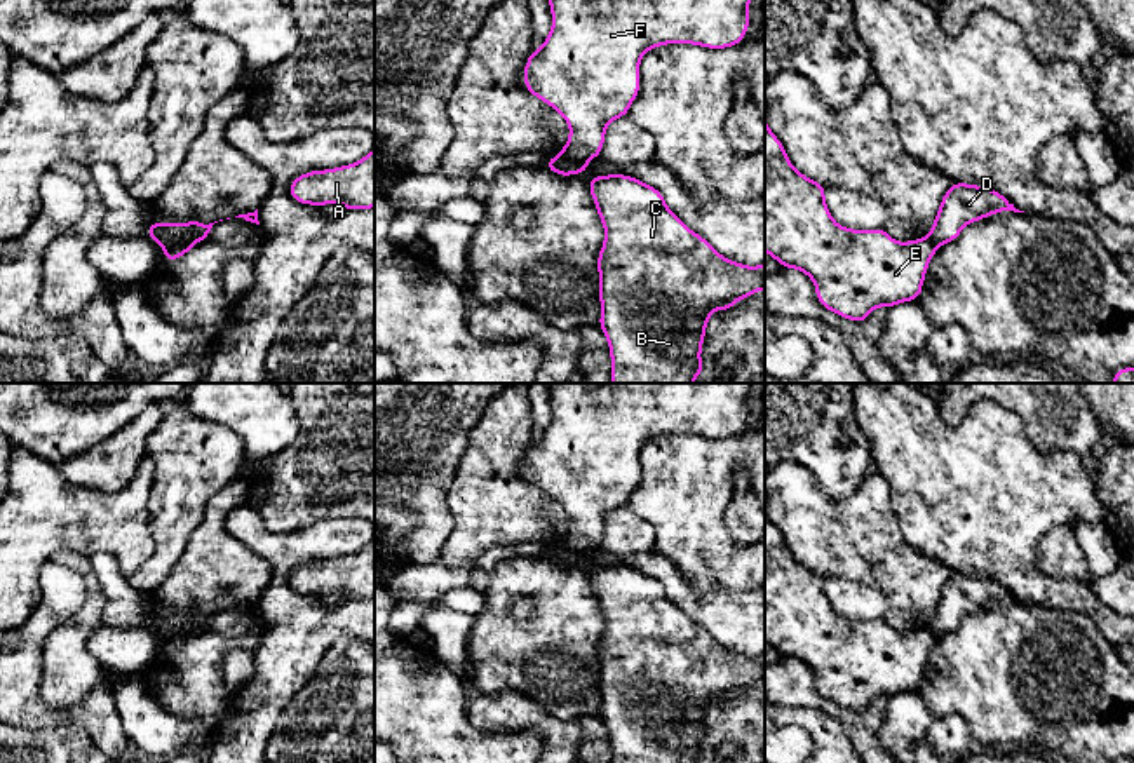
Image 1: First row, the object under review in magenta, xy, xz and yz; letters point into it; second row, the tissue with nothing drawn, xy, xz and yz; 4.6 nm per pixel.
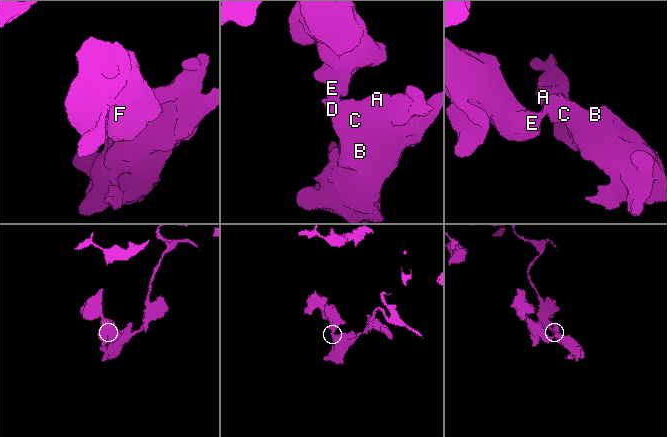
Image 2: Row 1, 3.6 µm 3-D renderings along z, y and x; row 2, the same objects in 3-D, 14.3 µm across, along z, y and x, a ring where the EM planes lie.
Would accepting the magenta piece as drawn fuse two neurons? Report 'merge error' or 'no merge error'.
merge error

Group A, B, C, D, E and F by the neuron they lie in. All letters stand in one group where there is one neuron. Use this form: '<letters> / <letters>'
A B C D / E F

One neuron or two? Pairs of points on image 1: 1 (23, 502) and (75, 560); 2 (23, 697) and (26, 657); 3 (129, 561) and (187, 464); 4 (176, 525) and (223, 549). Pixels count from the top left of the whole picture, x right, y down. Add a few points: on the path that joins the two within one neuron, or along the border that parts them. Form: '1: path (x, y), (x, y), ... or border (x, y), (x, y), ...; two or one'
1: border (89, 556), (79, 551), (56, 551), (49, 558); two
2: path (23, 687), (23, 668); one
3: border (152, 486), (148, 513), (154, 551), (140, 567); two
4: border (213, 497), (173, 568); two

